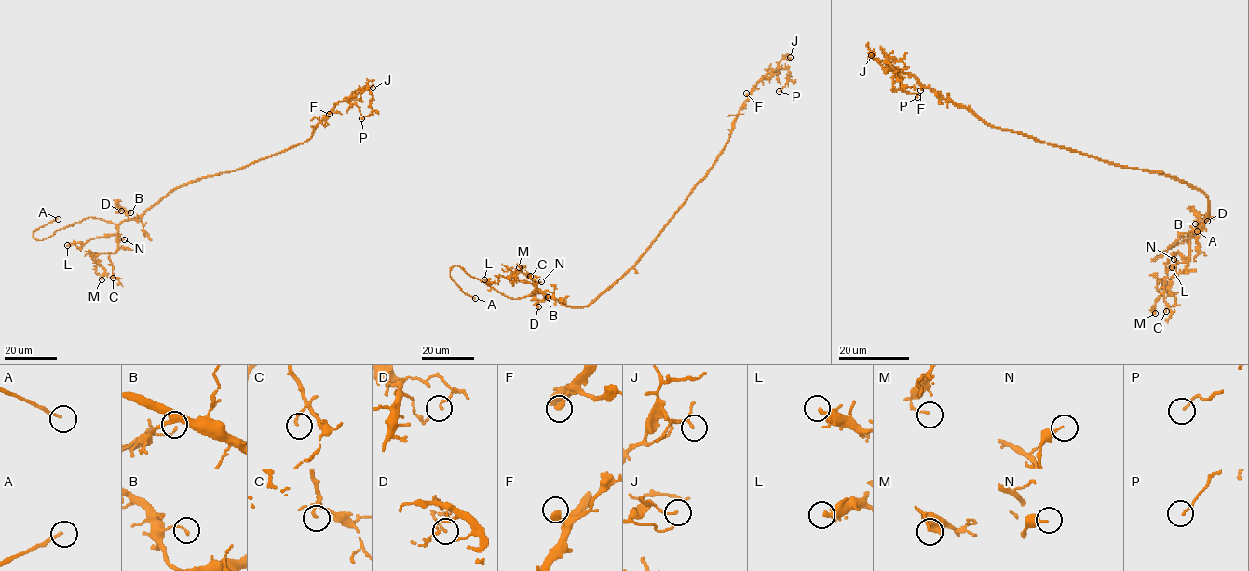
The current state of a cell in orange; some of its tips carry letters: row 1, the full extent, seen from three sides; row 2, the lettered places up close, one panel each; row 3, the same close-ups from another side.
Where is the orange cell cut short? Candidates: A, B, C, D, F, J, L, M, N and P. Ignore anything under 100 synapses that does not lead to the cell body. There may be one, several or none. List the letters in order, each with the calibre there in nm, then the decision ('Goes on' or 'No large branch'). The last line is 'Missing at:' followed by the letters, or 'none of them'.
A: Thickness 140 nm. Goes on
B: Thickness 90 nm. No large branch
C: Thickness 110 nm. No large branch
D: Thickness 140 nm. No large branch
F: Thickness 280 nm. No large branch
J: Thickness 110 nm. No large branch
L: Thickness 340 nm. No large branch
M: Thickness 90 nm. No large branch
N: Thickness 280 nm. No large branch
P: Thickness 110 nm. No large branch
Missing at: A

